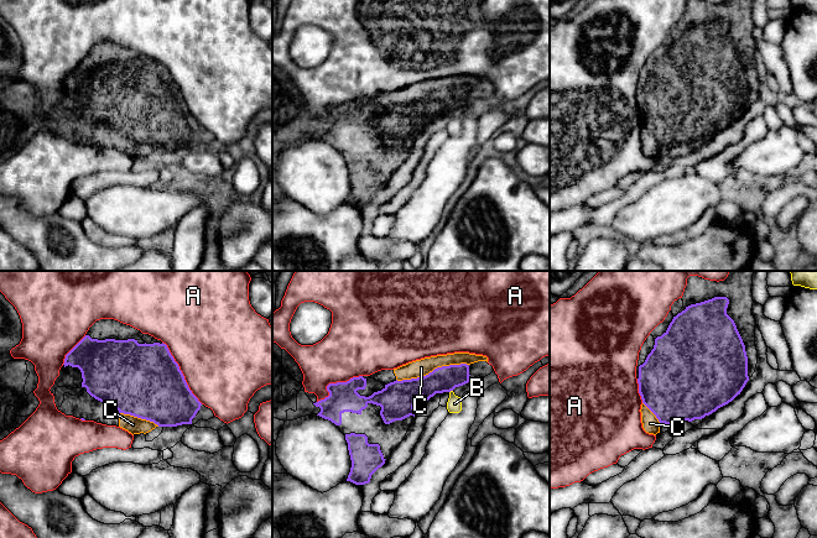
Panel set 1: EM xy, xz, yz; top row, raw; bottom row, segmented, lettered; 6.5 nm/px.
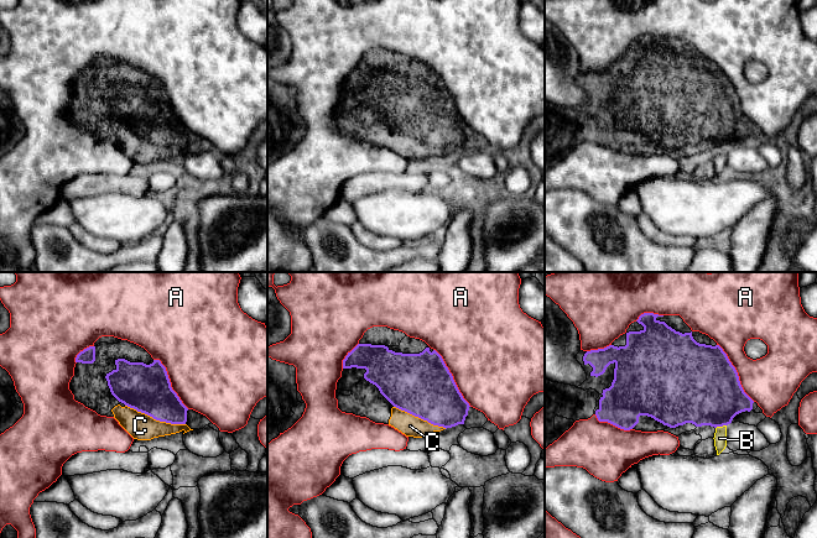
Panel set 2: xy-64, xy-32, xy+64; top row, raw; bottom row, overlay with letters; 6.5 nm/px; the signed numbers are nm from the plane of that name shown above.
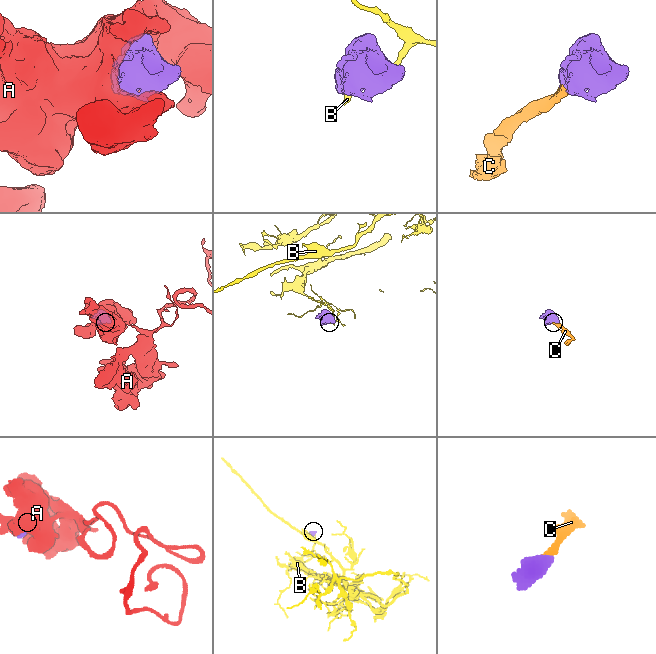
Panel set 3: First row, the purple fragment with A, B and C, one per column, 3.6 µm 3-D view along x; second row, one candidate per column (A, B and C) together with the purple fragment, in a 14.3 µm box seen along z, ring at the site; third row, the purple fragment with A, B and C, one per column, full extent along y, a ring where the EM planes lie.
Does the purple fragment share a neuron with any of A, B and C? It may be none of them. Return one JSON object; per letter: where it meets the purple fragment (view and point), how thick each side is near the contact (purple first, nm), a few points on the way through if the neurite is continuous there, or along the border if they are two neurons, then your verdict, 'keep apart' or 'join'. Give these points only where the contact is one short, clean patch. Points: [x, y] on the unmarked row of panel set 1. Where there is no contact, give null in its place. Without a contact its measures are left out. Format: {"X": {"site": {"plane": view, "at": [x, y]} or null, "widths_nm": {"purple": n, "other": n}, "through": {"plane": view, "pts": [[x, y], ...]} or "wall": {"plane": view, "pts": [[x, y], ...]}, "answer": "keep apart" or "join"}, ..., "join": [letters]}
{"A": {"site": {"plane": "xy", "at": [181, 95]}, "widths_nm": {"purple": 480, "other": 480}, "answer": "keep apart"}, "B": {"site": {"plane": "xz", "at": [451, 113]}, "widths_nm": {"purple": 170, "other": 100}, "wall": {"plane": "xz", "pts": [[452, 113], [449, 115]]}, "answer": "keep apart"}, "C": {"site": {"plane": "xz", "at": [433, 93]}, "widths_nm": {"purple": 190, "other": 110}, "through": {"plane": "xz", "pts": [[404, 118], [433, 93], [423, 93], [421, 90]]}, "answer": "join"}, "join": ["C"]}

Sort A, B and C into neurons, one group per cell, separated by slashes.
A / B / C

